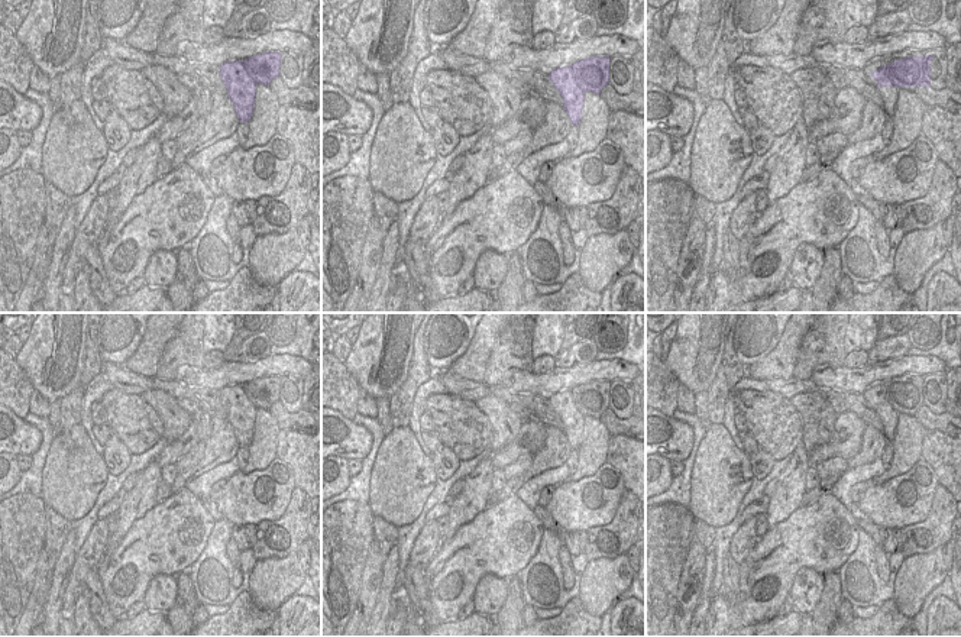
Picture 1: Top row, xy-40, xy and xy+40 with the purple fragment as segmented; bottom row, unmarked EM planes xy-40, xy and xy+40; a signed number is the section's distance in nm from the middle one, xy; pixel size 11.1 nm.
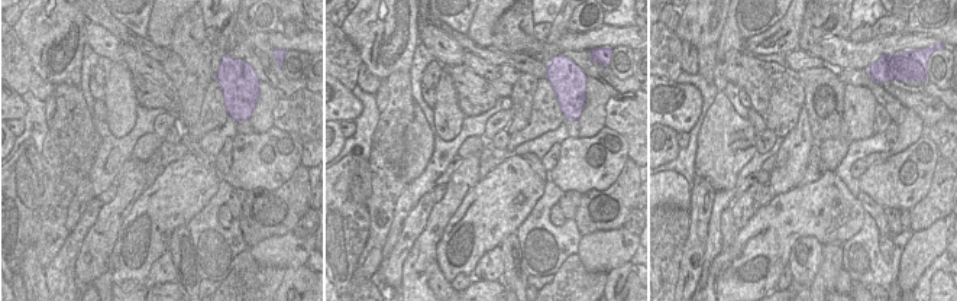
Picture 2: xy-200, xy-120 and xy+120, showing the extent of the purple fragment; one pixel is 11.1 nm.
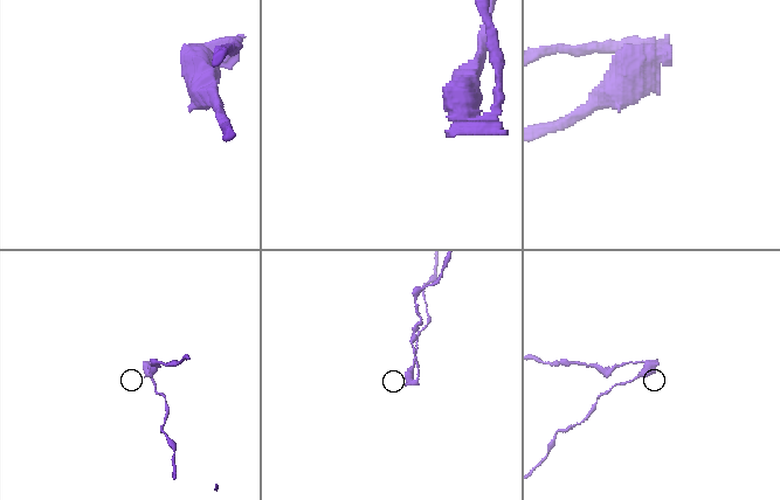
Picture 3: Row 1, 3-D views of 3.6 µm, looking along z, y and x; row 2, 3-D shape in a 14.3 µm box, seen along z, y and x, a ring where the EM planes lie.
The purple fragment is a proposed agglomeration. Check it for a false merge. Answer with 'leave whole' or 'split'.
split

